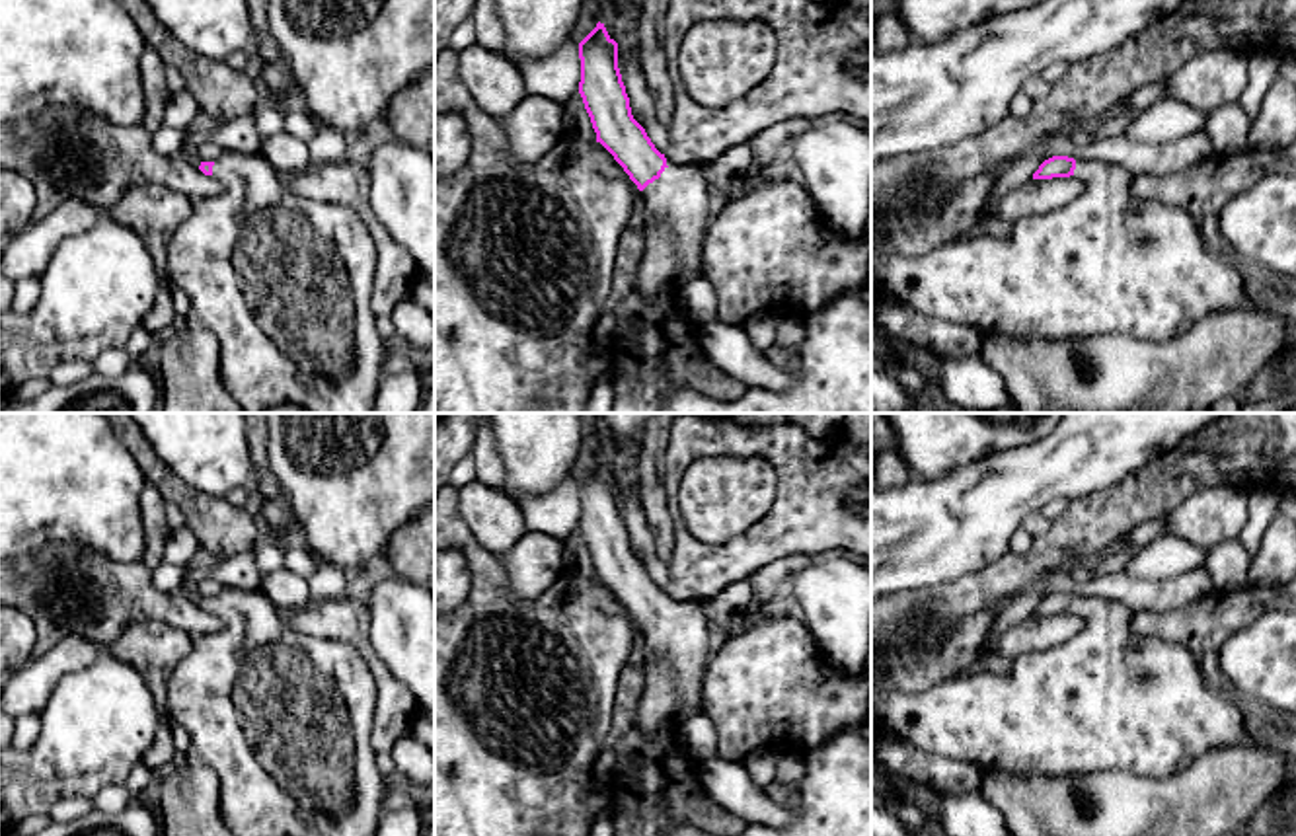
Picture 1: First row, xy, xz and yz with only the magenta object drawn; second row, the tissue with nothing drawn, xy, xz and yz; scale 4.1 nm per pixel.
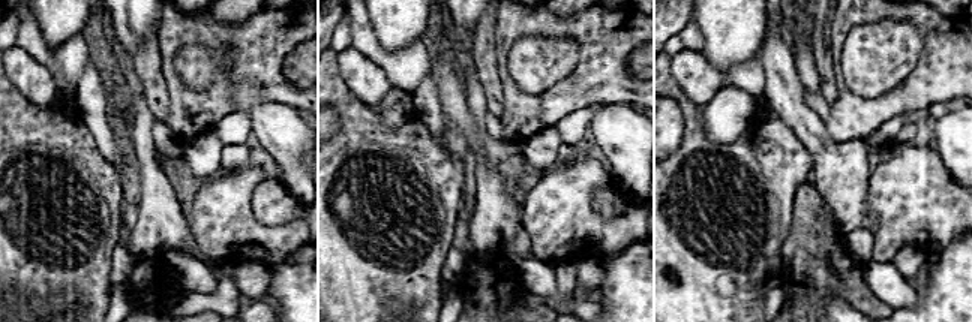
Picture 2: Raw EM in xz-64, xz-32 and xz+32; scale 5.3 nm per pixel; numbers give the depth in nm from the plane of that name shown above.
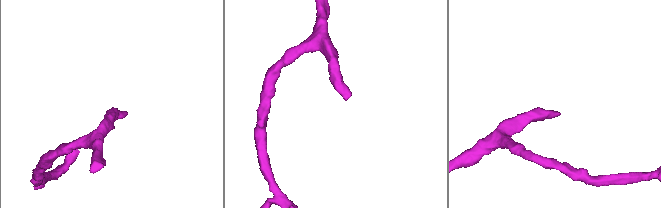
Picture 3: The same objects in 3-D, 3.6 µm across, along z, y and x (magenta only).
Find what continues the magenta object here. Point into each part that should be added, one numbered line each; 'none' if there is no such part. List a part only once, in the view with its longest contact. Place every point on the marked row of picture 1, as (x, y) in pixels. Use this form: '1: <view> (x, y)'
1: xz (679, 199)

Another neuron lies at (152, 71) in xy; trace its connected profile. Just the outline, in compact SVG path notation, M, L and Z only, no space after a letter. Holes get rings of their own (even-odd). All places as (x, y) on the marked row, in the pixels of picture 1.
M146 47L140 57L138 70L144 94L142 127L154 134L160 127L164 127L164 113L170 99L166 64L154 49Z

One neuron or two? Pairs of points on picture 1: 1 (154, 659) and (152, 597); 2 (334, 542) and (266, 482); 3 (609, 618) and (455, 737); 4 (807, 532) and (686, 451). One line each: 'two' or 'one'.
1: two
2: two
3: one
4: one

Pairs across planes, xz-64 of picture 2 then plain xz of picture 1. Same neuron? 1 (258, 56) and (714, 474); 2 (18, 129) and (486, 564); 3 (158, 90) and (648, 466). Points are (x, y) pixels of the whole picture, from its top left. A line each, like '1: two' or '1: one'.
1: two
2: one
3: one

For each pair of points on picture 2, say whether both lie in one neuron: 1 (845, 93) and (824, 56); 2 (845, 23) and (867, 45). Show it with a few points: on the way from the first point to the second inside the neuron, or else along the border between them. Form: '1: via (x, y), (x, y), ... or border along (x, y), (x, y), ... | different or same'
1: border along (837, 81), (837, 96), (828, 104) | different
2: border along (885, 20), (857, 24), (842, 45) | different

